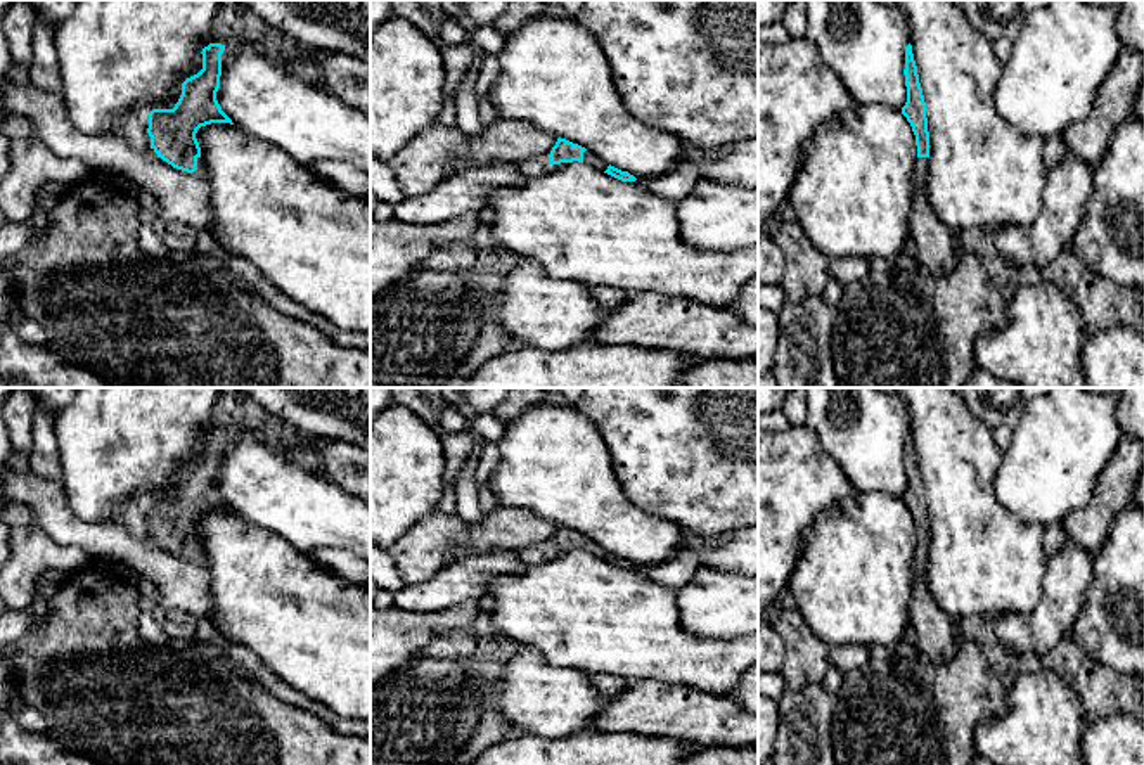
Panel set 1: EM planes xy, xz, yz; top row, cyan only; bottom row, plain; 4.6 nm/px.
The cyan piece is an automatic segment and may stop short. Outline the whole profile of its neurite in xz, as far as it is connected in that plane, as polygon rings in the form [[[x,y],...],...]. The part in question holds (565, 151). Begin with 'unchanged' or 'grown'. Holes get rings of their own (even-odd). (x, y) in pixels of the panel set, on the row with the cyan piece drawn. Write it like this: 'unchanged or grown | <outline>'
grown | [[[498,118],[478,135],[467,137],[467,152],[455,161],[455,171],[474,166],[488,166],[495,161],[519,163],[538,159],[545,164],[587,163],[621,182],[635,182],[628,171],[621,171],[585,147],[552,133],[538,130],[530,123]]]

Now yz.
grown | [[[910,43],[905,47],[903,74],[907,102],[902,107],[902,114],[910,123],[917,145],[909,227],[910,235],[917,244],[917,263],[935,277],[943,277],[952,273],[959,254],[955,253],[950,228],[940,222],[928,196],[926,173],[929,158],[929,132],[926,102]]]

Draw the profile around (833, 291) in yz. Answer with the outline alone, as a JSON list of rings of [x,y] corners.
[[[831,273],[827,282],[826,282],[826,287],[824,287],[824,301],[832,306],[832,308],[838,308],[839,305],[839,299],[843,296],[843,289],[845,286],[841,286],[838,282],[838,279]]]

